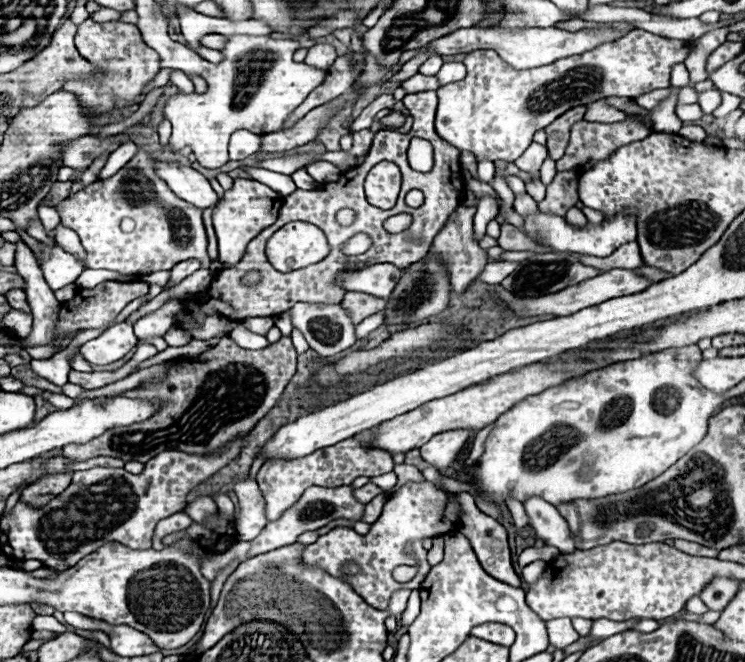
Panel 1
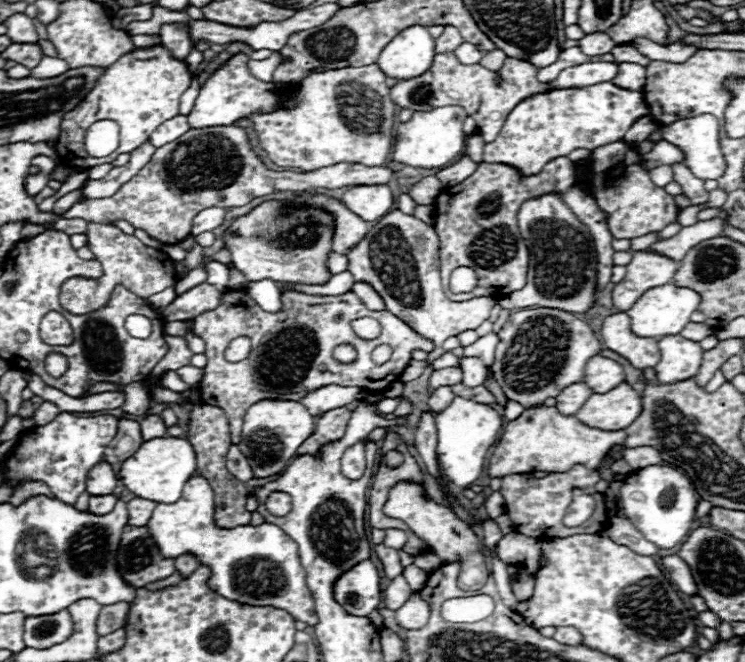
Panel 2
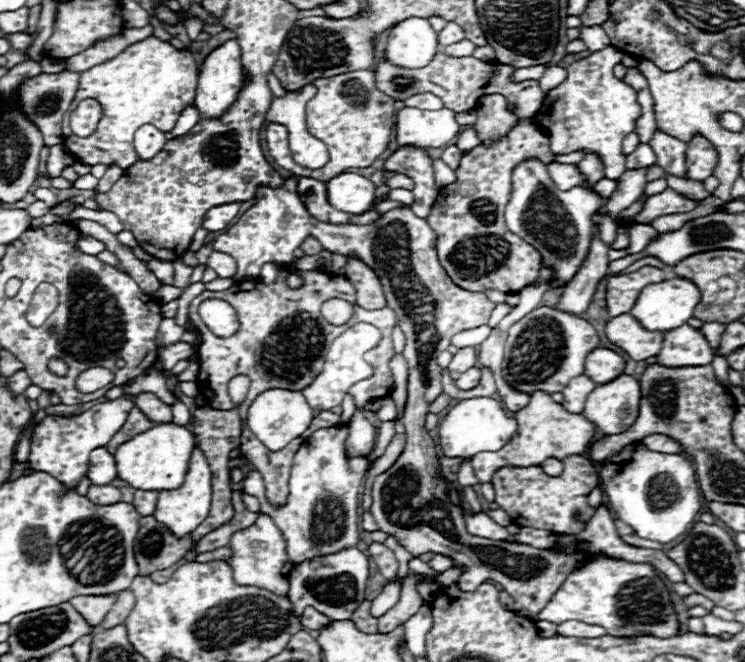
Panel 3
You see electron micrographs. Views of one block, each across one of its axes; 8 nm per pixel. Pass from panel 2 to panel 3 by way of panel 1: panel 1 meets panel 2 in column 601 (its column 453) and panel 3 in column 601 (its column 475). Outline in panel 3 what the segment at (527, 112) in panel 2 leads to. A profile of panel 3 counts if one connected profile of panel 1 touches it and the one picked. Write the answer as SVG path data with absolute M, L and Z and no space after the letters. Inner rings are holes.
M610 46L602 52L578 60L566 68L566 80L550 90L542 102L542 108L532 118L538 128L550 138L550 150L554 154L570 154L576 150L590 150L602 154L604 177L617 180L626 170L622 140L634 132L636 120L642 116L642 106L636 100L636 92L626 82L612 74L612 68L620 64L624 52Z

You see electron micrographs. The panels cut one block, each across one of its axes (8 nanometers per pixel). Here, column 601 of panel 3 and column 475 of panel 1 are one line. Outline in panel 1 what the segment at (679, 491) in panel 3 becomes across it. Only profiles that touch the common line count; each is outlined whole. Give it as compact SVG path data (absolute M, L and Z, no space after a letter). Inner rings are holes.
M692 344L688 348L668 348L664 352L642 356L638 360L626 360L626 362L612 364L612 366L606 366L606 368L600 368L600 370L592 370L586 376L566 380L564 384L560 384L556 388L548 388L548 390L544 390L540 394L524 398L520 404L514 404L508 412L504 412L496 420L496 426L494 426L494 430L490 432L490 436L486 440L486 450L480 456L480 460L476 462L476 466L474 466L474 486L476 486L476 490L504 508L504 500L510 498L510 496L518 498L520 502L524 502L528 496L540 496L546 502L556 506L556 504L570 502L570 500L576 500L576 498L590 500L590 498L620 494L620 492L644 486L648 480L654 480L664 470L668 470L672 464L676 464L676 460L680 460L680 456L688 454L706 436L708 418L726 400L726 396L714 396L714 392L708 392L706 388L702 388L698 384L698 380L692 376L692 368L700 362L700 358L702 358L702 352L700 352L700 348L696 344Z

